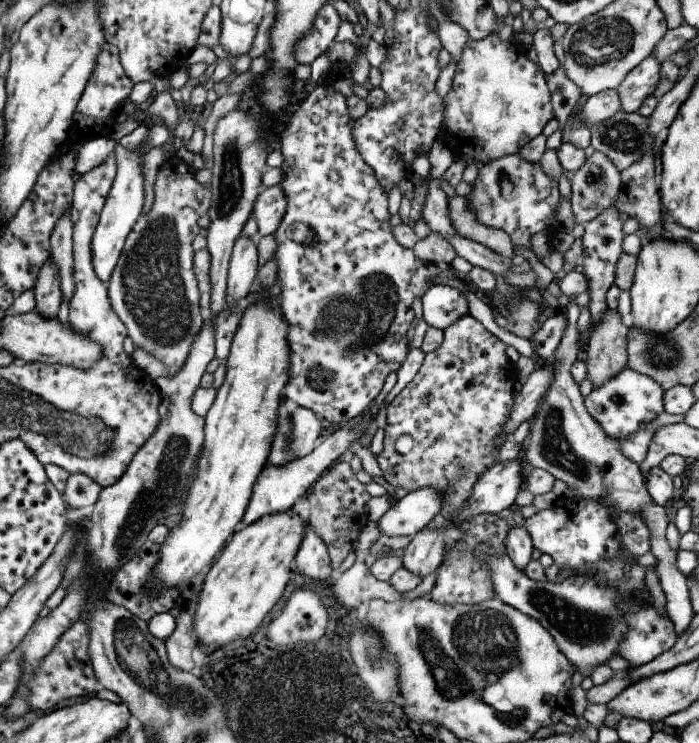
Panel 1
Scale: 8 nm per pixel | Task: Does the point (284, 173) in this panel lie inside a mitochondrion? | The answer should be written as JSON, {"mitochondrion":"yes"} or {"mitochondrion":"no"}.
{"mitochondrion":"no"}

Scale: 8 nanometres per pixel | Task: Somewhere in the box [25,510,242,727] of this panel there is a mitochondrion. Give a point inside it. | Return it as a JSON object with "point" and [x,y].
{"point":[142,669]}

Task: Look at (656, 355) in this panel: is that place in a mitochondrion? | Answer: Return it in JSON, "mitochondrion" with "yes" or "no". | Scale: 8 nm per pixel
{"mitochondrion":"yes"}

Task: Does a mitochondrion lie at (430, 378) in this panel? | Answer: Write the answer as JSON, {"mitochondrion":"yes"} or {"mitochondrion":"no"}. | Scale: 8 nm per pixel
{"mitochondrion":"no"}

